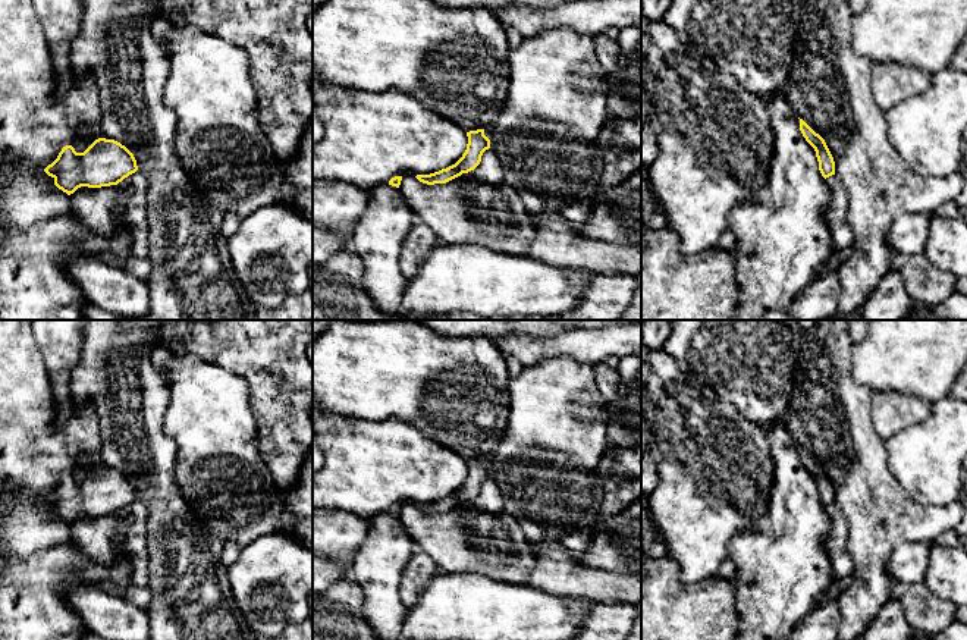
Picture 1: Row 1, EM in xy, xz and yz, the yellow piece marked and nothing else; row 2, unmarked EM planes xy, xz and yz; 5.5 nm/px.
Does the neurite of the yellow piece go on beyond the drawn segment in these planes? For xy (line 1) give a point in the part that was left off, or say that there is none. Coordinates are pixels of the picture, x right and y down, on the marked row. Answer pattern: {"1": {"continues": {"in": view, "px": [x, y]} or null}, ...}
{"1": {"continues": null}}

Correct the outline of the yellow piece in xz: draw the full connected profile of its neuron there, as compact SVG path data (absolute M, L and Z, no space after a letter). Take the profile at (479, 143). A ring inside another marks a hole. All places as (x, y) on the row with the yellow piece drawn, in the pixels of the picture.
M484 129L467 132L468 144L462 157L452 166L430 175L417 175L415 178L427 185L446 183L462 173L474 170L486 150L490 148L490 139L484 135Z

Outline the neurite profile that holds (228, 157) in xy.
M173 26L164 40L169 46L170 70L161 100L176 113L176 151L191 182L213 206L223 213L235 213L241 220L260 207L274 204L288 189L288 181L283 164L260 128L257 95L249 76L247 53L195 26Z

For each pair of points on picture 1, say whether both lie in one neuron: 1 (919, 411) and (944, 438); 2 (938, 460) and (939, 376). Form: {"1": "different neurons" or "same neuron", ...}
{"1": "different neurons", "2": "different neurons"}

